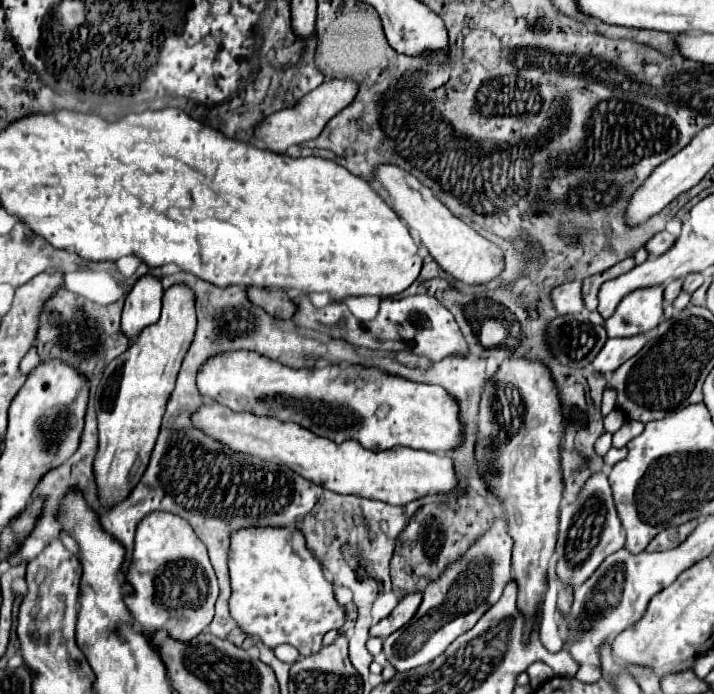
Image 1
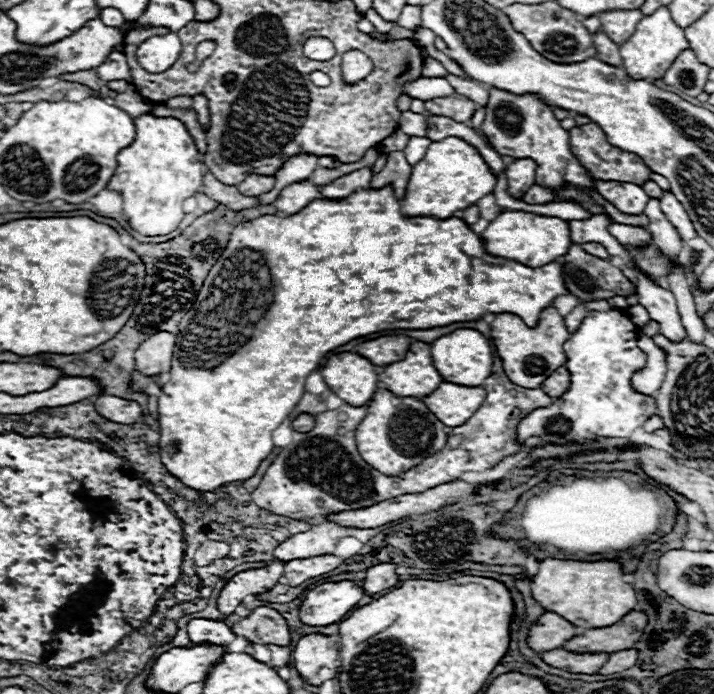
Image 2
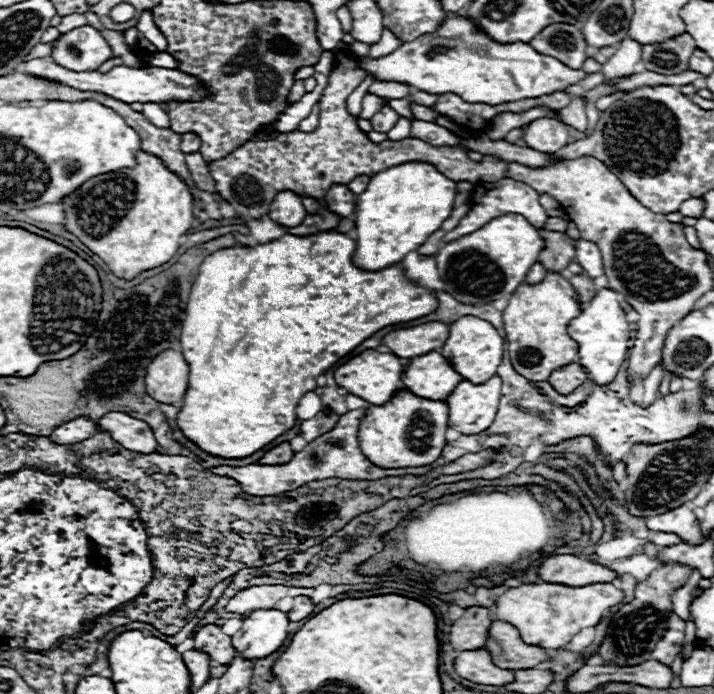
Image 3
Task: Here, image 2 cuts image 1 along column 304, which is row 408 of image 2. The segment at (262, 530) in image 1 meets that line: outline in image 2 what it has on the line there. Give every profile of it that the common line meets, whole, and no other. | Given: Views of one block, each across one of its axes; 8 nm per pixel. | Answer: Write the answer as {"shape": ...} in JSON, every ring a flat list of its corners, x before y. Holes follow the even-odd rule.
{"shape":[[606,310,606,312,588,312,588,316,582,320,580,328,570,334,570,338,564,344,566,352,566,368,570,372,570,388,564,392,552,406,534,410,528,418,524,418,518,426,518,440,524,446,538,446,544,442,550,444,566,444,566,442,584,442,584,440,596,440,596,438,628,438,636,428,644,426,648,418,656,414,656,402,652,396,638,394,630,388,632,372,642,368,646,364,646,352,642,352,636,346,636,334,638,328,630,322,628,314,620,310]]}

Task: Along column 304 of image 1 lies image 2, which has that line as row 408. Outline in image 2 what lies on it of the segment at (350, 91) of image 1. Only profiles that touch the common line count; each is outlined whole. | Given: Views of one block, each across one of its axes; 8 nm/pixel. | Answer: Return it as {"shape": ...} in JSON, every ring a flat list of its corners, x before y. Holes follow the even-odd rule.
{"shape":[[102,394,94,400,94,404,96,404,96,412,100,412,100,416,104,416,106,420,118,422,118,424,134,424,142,416,142,406,138,402,124,400,118,396]]}

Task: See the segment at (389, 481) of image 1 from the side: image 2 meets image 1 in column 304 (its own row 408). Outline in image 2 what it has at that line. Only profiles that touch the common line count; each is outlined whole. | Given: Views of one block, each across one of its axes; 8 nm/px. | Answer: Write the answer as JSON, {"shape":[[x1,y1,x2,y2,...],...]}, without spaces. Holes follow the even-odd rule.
{"shape":[[442,382,432,394,424,396,422,400,428,408,432,408,434,416,438,416,442,424,456,428,472,418,476,408,480,408,480,404,484,402,484,396,486,392,482,386,460,386]]}

